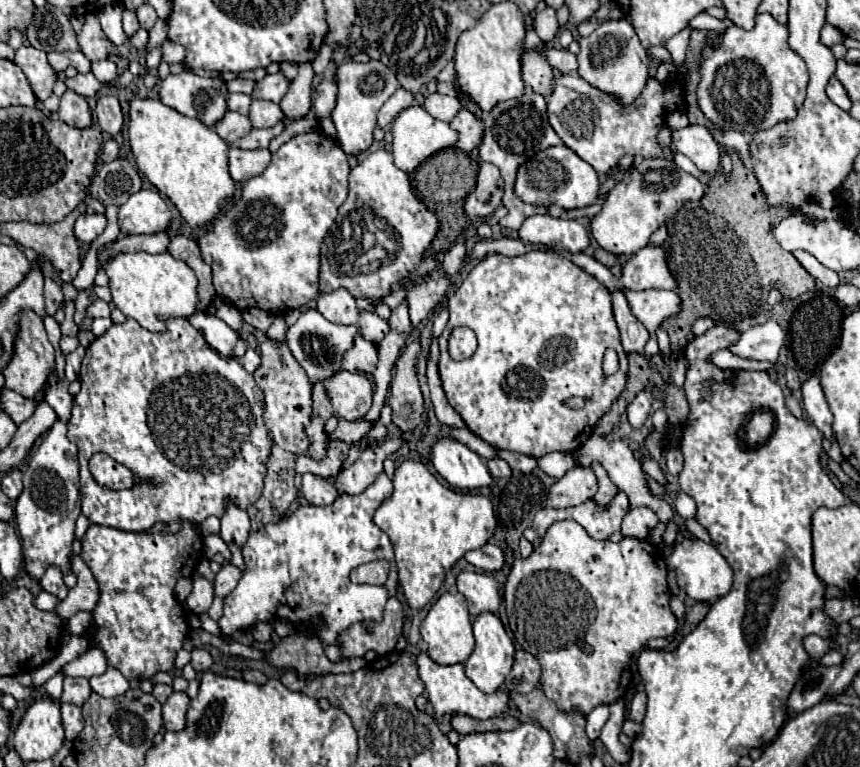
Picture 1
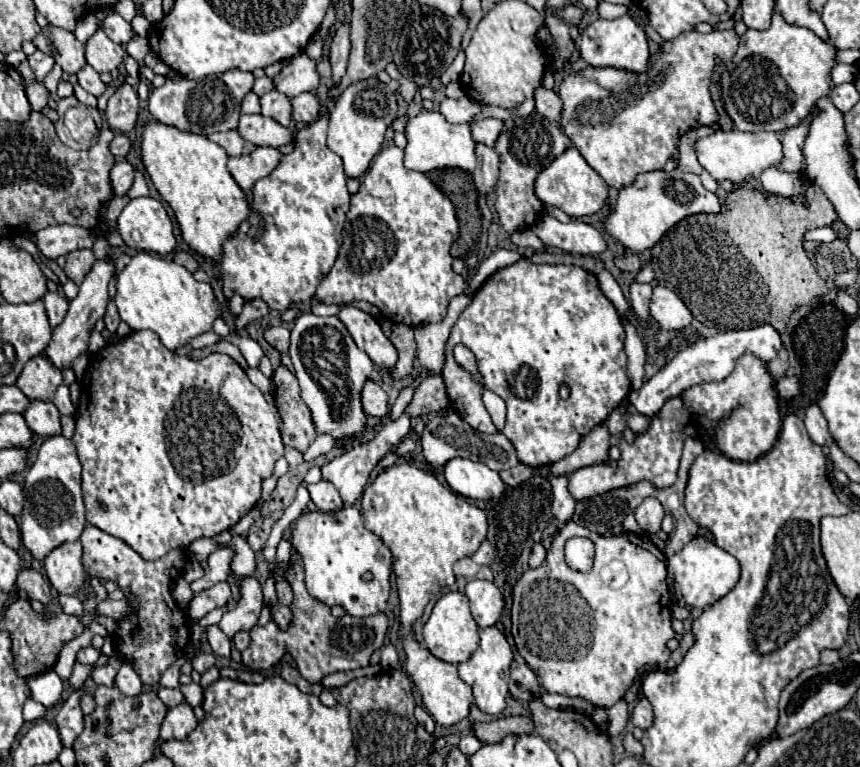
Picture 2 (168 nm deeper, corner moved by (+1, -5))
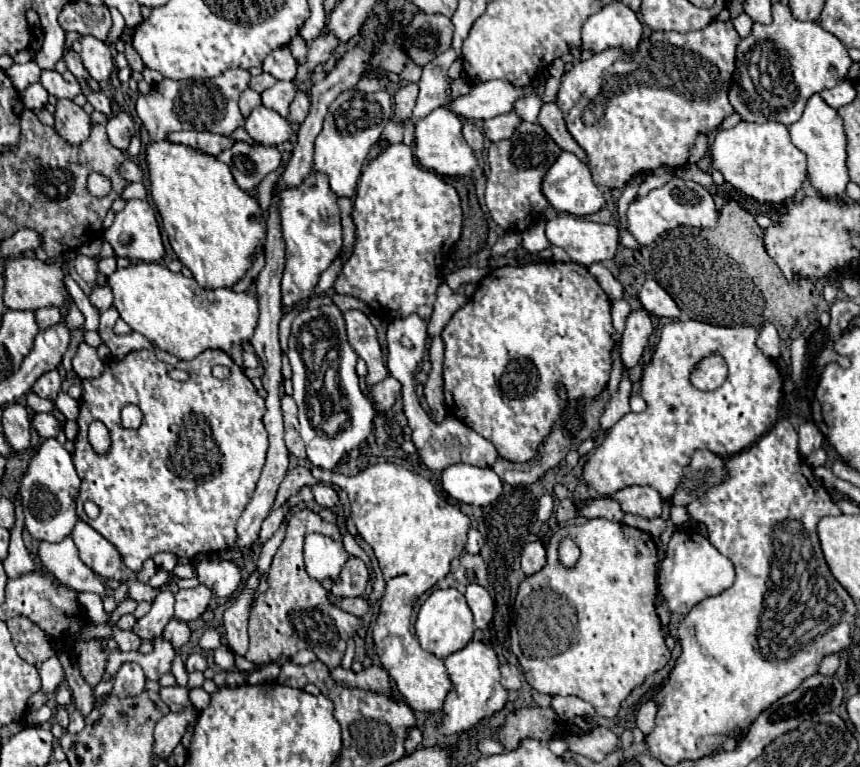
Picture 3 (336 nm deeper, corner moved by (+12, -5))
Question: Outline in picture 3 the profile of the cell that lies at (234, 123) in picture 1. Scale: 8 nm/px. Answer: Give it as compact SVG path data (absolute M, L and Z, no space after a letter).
M263 104L257 106L245 120L245 130L263 146L277 146L293 136L293 128L287 118Z

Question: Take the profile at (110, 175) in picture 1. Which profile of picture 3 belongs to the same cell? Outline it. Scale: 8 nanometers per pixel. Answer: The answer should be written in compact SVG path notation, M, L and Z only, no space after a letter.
M127 158L127 160L123 162L123 166L119 168L119 172L123 174L123 178L125 178L127 182L141 182L141 180L143 180L143 170L141 170L141 166L139 166L137 162L133 162L131 158Z

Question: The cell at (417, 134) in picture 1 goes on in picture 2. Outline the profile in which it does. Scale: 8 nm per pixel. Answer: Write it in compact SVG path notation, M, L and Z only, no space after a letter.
M420 112L416 116L412 116L404 128L404 134L406 134L406 148L404 148L404 166L408 170L416 170L416 172L430 172L434 168L462 168L462 170L468 170L472 172L476 168L476 156L474 156L474 140L470 136L470 128L468 124L450 124L442 118L440 112Z

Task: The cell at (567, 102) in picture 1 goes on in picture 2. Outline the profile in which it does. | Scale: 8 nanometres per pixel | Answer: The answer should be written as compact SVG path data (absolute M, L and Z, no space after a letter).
M724 30L724 32L710 32L710 34L698 34L698 32L684 32L680 34L678 38L674 40L668 40L664 42L658 50L658 54L654 54L650 58L650 66L646 72L642 74L632 74L632 72L624 72L624 70L616 70L616 68L584 68L582 72L570 72L564 76L562 84L560 84L560 100L562 100L562 116L560 116L560 130L570 138L570 142L578 148L578 152L582 154L582 158L602 176L602 180L612 186L612 188L624 188L628 184L632 184L632 180L640 174L640 172L650 172L650 170L662 170L664 164L670 160L670 158L678 158L678 140L684 132L688 132L690 128L698 128L698 126L710 126L718 120L718 114L716 114L716 108L712 104L712 98L710 98L710 92L708 92L708 84L710 84L710 74L714 70L714 64L716 60L722 60L722 62L728 62L732 60L734 52L738 48L738 34L734 30Z

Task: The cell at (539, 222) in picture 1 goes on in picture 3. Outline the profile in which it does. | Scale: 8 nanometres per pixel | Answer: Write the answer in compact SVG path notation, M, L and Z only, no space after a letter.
M561 214L555 220L547 222L547 238L551 240L551 244L563 248L569 254L571 262L591 266L595 262L611 260L615 256L619 246L619 228L613 224L595 224L583 218L575 218L571 214Z

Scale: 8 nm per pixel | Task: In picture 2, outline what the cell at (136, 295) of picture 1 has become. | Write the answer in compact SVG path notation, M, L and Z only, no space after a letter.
M138 252L132 256L130 264L116 278L116 306L120 318L132 330L152 330L158 334L160 342L176 350L184 346L190 338L212 330L212 322L222 316L212 286L198 282L184 266L174 260L166 260L158 254Z

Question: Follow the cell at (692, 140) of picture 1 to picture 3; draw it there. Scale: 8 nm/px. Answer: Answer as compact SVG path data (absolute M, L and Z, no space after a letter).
M767 120L765 124L739 122L729 130L721 130L713 142L713 168L721 170L725 182L733 184L743 194L769 204L781 204L795 196L807 180L805 154L793 146L789 128Z

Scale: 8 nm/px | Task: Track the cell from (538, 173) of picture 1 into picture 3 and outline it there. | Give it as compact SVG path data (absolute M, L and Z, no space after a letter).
M561 152L561 156L555 160L555 164L549 168L545 180L543 180L543 194L549 200L549 204L557 212L569 212L573 216L587 216L595 214L605 206L605 198L601 188L593 182L591 170L585 162L581 162L571 152Z

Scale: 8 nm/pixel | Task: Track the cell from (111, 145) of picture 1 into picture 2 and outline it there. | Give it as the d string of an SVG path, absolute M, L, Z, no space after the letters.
M116 134L114 140L112 140L112 144L110 144L110 152L114 154L114 158L116 158L116 160L124 158L124 156L128 154L128 150L130 150L130 142L128 142L128 138L122 136L122 134Z

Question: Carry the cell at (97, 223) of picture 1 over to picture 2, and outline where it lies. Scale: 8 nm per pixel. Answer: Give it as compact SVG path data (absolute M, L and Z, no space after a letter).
M58 224L36 232L36 246L50 260L56 260L58 256L66 256L72 250L92 248L94 240L96 240L94 232L70 224Z

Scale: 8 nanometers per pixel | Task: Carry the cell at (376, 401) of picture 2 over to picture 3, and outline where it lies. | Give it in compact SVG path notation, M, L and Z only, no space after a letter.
M387 376L383 382L379 382L373 392L373 408L379 412L387 412L391 410L391 406L401 398L401 384L393 378L393 376Z

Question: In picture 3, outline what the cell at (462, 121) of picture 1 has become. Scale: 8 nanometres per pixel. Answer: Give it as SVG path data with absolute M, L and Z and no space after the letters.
M515 112L503 114L503 116L495 116L495 118L489 118L489 120L483 120L483 132L485 132L485 136L491 142L505 140L505 138L513 136L517 124L521 124L521 122L523 120Z

